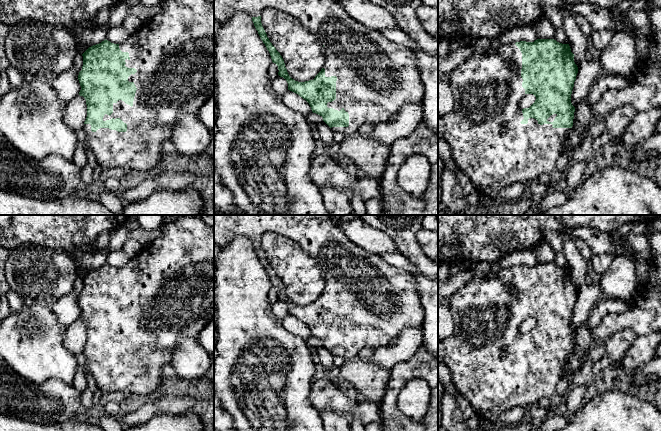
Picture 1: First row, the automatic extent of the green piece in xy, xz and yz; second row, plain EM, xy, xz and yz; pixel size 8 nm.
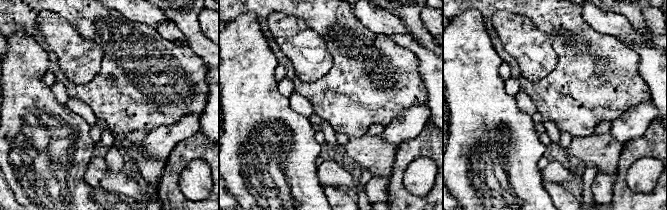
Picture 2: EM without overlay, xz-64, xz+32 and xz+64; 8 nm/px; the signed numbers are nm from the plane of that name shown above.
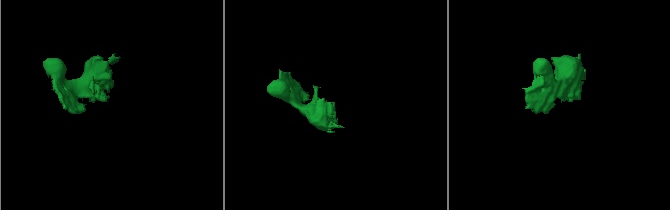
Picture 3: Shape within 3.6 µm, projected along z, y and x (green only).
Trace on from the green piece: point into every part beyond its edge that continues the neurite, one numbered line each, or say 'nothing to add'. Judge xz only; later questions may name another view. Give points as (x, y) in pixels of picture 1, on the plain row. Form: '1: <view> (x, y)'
1: xz (376, 301)

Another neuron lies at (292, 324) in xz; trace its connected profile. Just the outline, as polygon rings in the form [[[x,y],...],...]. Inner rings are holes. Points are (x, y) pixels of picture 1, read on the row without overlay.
[[[288,314],[283,320],[283,325],[289,332],[303,338],[304,340],[312,336],[309,327],[298,318]]]

